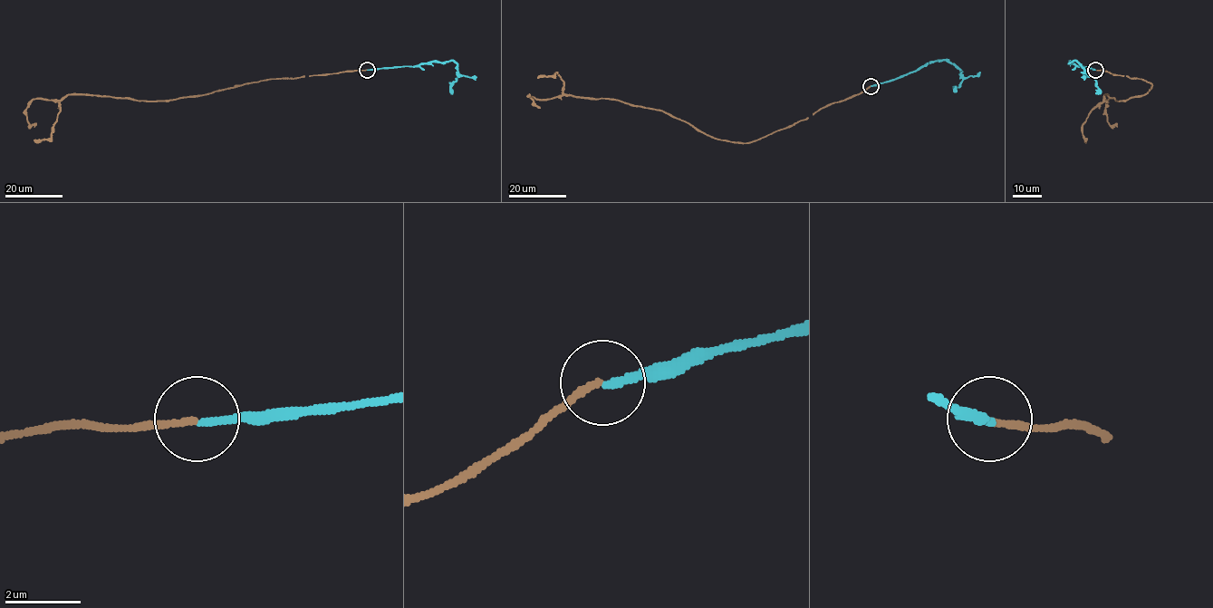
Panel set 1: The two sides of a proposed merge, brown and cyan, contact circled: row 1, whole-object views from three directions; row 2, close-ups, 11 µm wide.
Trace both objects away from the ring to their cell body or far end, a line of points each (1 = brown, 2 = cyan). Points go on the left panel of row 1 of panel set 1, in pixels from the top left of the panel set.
1: (367, 69), (268, 79), (158, 101), (78, 94), (33, 99), (26, 109), (30, 126), (36, 123)
2: (367, 70), (453, 61), (459, 74), (451, 87), (452, 94)

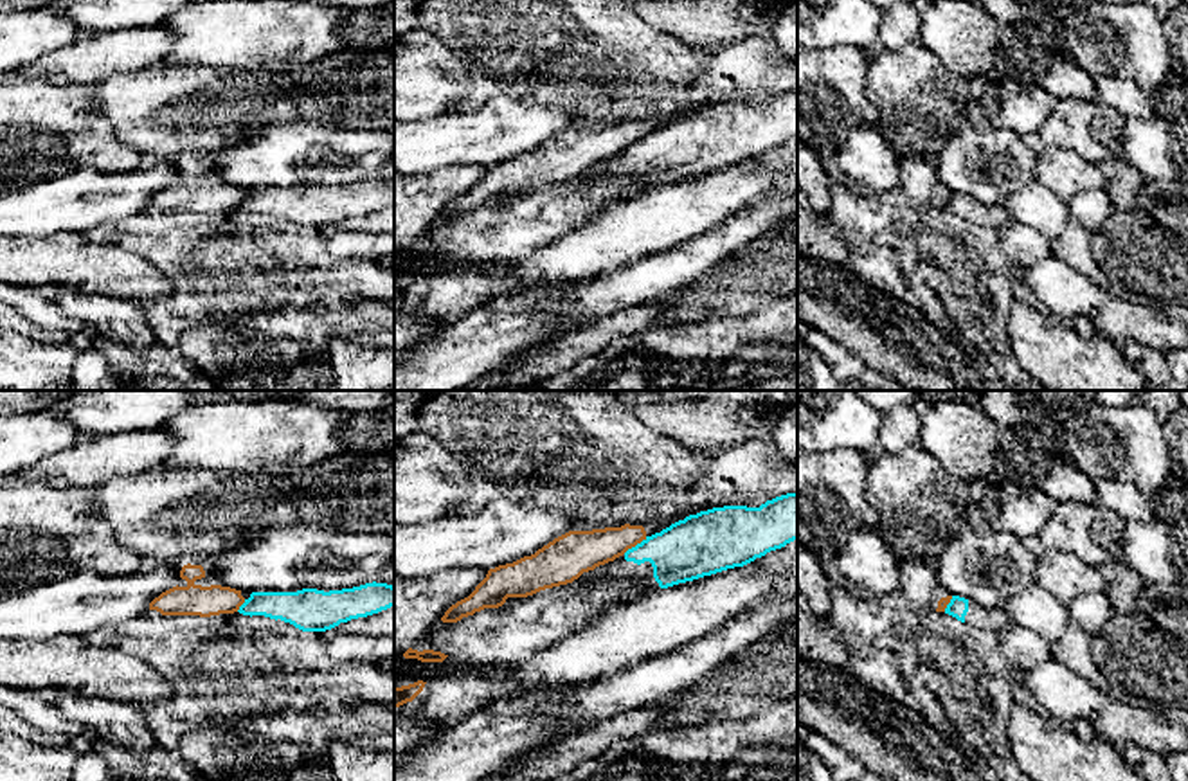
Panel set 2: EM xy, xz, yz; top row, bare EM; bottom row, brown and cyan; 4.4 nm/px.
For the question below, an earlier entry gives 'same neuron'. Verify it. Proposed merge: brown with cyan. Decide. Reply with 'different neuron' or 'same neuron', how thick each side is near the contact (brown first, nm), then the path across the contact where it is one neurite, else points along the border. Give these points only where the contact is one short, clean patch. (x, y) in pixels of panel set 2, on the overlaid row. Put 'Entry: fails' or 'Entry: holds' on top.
Entry: fails
different neuron; 190 nm thick on the brown side, 280 nm on the other; border along xz (647, 537), (623, 553)

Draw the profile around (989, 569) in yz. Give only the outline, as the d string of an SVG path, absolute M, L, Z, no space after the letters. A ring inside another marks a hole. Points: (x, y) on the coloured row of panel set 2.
M965 525L949 542L934 570L938 583L950 596L997 608L1037 583L1037 563L1039 556L1012 533L981 534Z

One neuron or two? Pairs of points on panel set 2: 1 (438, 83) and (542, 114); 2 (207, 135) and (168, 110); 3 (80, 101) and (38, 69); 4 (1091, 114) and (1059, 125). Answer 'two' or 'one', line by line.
1: two
2: one
3: two
4: one

